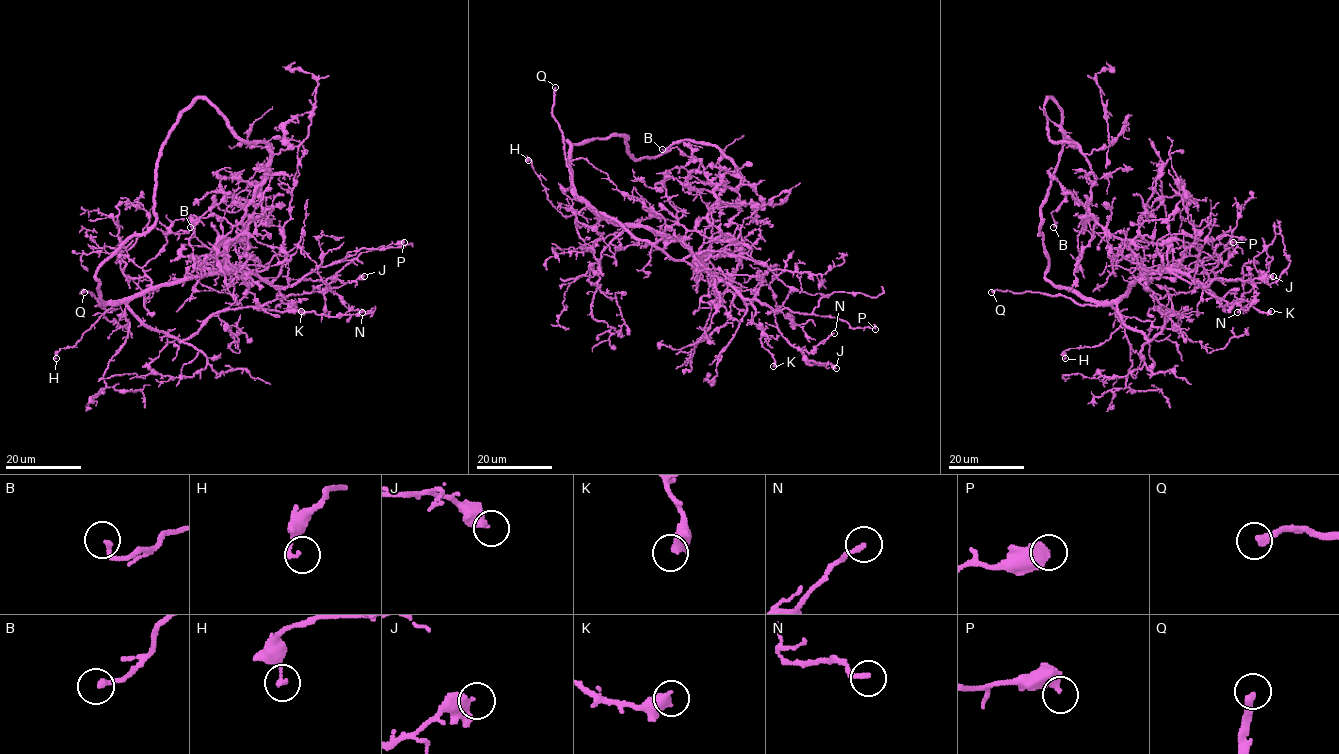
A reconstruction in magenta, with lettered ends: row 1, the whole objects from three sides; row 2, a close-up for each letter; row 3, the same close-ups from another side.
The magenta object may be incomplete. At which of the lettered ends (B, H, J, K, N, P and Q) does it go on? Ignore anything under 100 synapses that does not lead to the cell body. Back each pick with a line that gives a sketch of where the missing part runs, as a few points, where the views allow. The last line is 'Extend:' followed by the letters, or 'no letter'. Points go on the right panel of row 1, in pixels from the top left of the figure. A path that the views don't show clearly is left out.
Extend: Q

